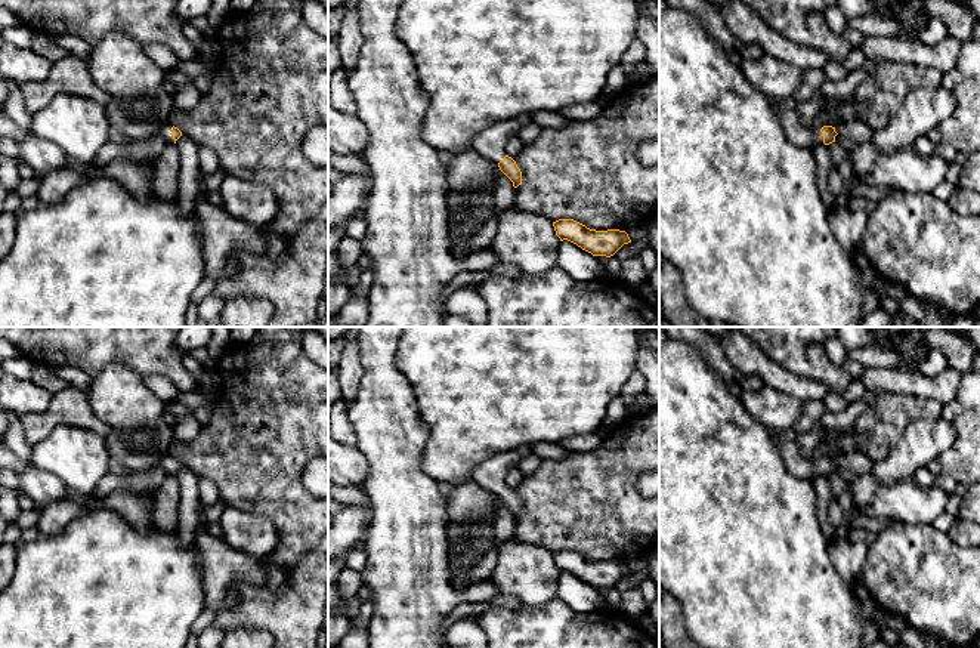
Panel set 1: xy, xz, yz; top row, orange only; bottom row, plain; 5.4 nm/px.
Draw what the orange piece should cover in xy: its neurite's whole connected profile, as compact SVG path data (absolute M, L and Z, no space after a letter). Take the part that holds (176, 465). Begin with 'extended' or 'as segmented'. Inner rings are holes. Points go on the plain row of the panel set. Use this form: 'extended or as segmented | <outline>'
extended | M166 453L160 456L157 468L163 469L167 475L176 475L176 472L182 468L182 463Z

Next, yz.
extended | M769 429L769 435L772 441L779 448L782 459L785 462L785 466L788 472L800 479L811 479L817 475L829 476L835 473L835 468L838 466L835 463L835 459L832 457L819 457L817 454L813 459L807 459L801 450L797 441L785 441L780 438L780 432L776 429Z

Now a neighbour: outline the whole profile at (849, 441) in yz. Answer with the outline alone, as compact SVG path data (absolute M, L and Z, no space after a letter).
M822 426L820 445L828 445L837 459L841 454L862 453L866 442L863 433L856 432L853 428L845 431L835 431Z

